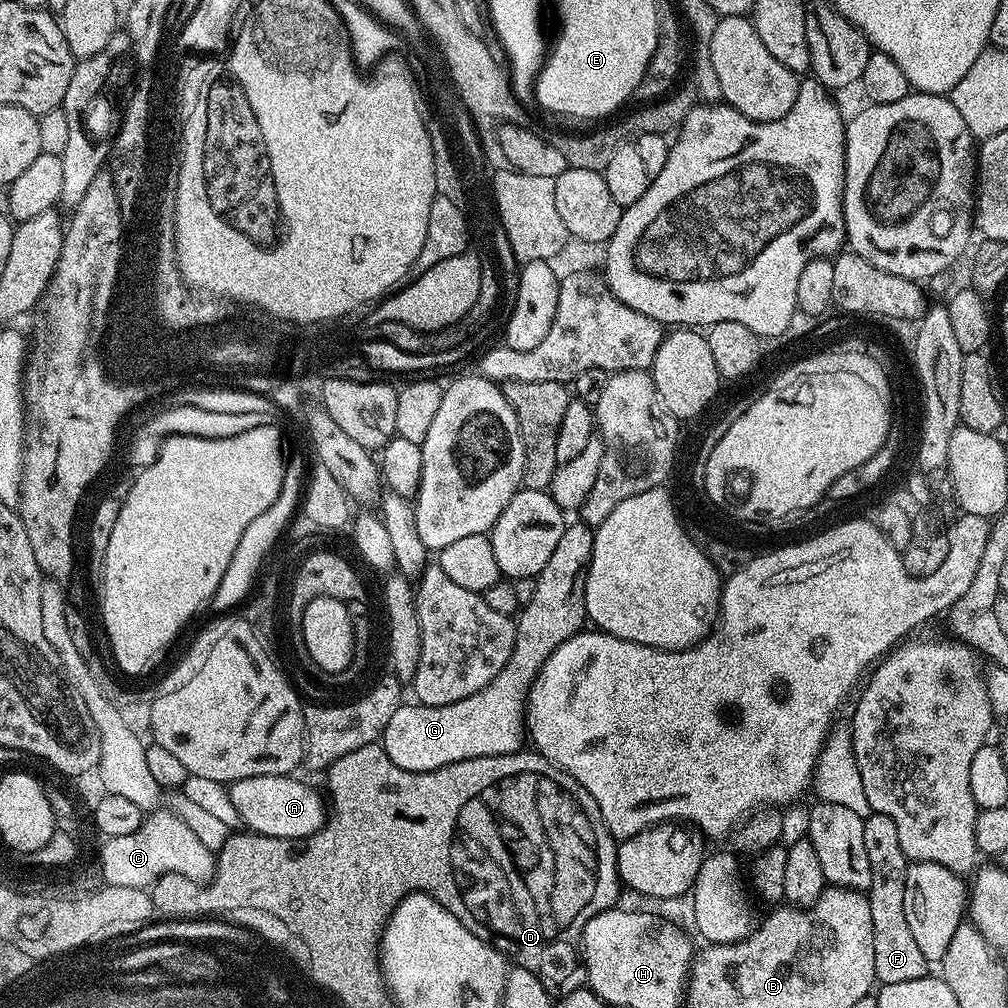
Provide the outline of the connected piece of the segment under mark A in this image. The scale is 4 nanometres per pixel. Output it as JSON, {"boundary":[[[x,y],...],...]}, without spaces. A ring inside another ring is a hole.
{"boundary":[[[295,775],[255,776],[231,781],[228,788],[231,802],[249,833],[273,836],[279,840],[300,840],[314,834],[326,819],[326,800],[308,784],[295,780]]]}

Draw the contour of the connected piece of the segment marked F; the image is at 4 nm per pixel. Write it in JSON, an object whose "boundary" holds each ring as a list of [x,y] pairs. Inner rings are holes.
{"boundary":[[[872,812],[864,818],[862,838],[866,842],[866,858],[870,858],[870,886],[866,895],[874,921],[874,974],[881,985],[914,982],[914,978],[929,975],[930,961],[922,954],[918,942],[914,942],[906,922],[906,874],[910,862],[902,854],[898,829],[889,816]]]}

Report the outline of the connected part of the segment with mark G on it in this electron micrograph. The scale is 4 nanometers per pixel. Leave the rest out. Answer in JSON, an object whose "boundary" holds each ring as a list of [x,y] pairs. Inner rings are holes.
{"boundary":[[[583,522],[565,527],[550,562],[535,576],[534,598],[519,609],[516,641],[506,666],[478,694],[446,706],[401,703],[386,726],[382,743],[390,762],[411,772],[433,772],[454,762],[521,751],[526,740],[524,710],[528,691],[540,668],[562,642],[586,624],[584,577],[592,560],[593,529]]]}

